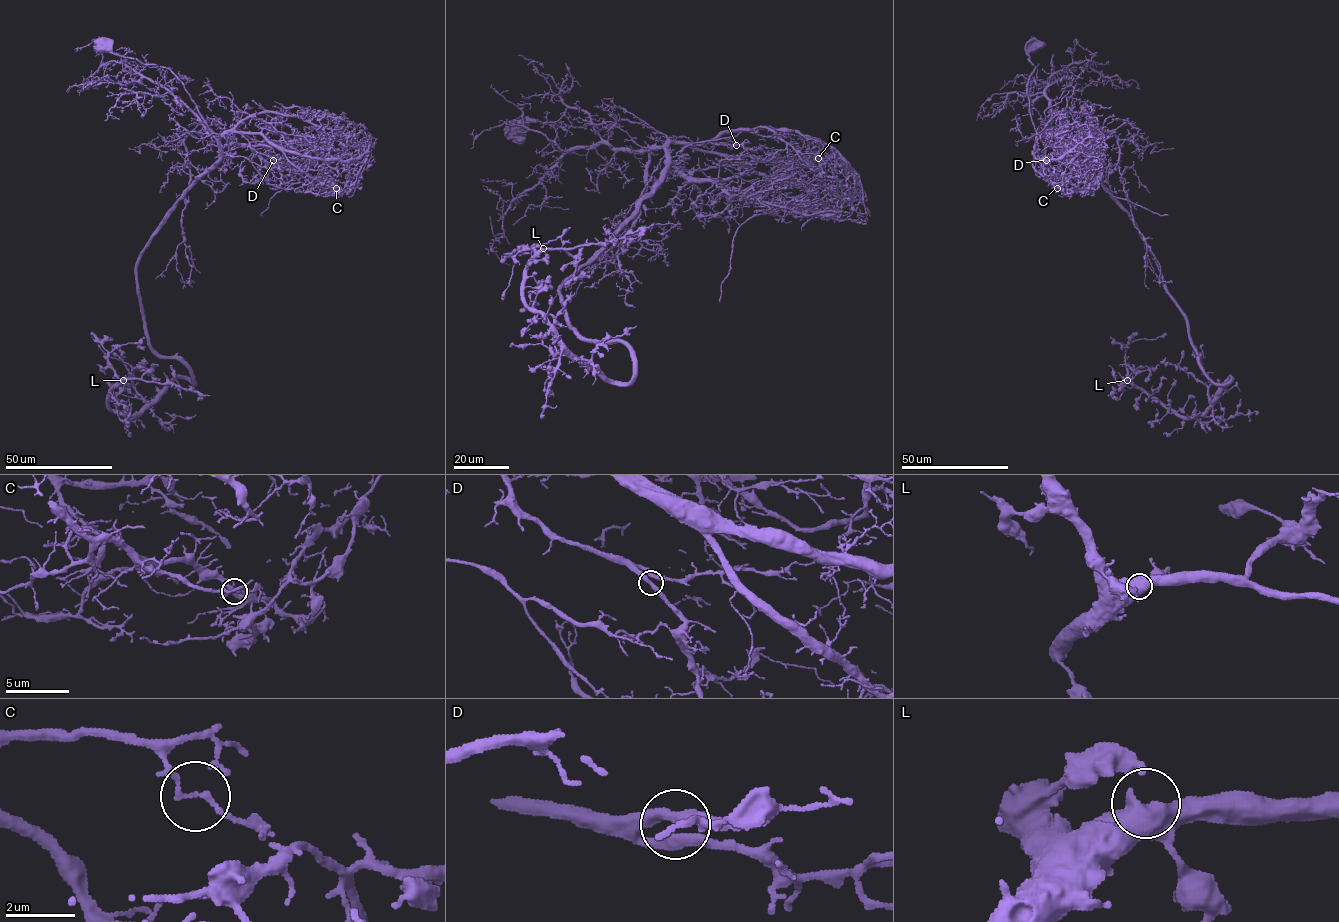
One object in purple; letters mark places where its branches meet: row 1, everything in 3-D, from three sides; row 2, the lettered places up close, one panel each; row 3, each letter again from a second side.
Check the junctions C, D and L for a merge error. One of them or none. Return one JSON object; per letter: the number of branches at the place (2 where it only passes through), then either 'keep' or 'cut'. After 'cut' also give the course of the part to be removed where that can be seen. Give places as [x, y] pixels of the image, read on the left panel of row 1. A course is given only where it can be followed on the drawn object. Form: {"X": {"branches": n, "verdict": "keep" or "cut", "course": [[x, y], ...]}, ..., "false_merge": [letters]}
{"C": {"branches": 2, "verdict": "cut", "course": [[336, 187], [342, 190], [354, 176], [354, 168], [309, 148], [295, 176], [260, 215]]}, "D": {"branches": 2, "verdict": "keep"}, "L": {"branches": 2, "verdict": "keep"}, "false_merge": ["C"]}

